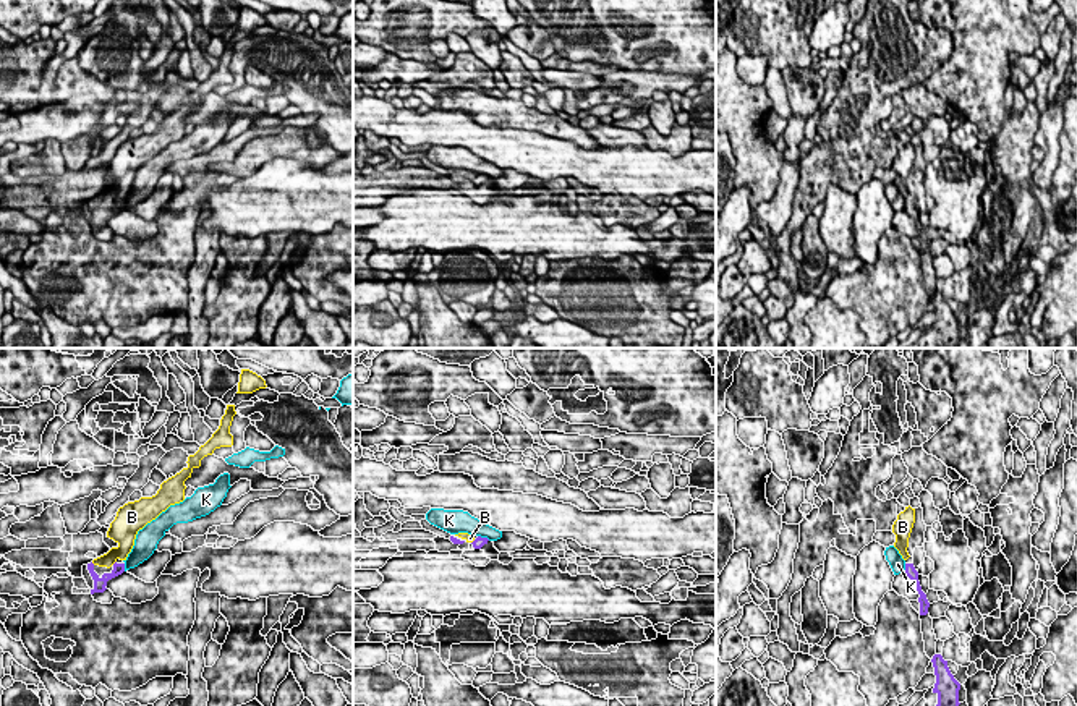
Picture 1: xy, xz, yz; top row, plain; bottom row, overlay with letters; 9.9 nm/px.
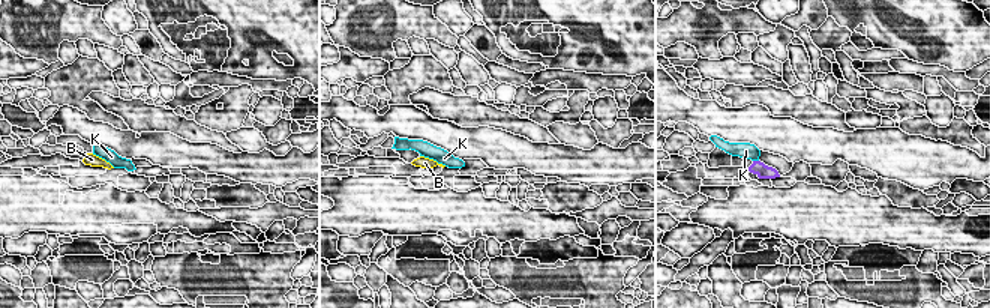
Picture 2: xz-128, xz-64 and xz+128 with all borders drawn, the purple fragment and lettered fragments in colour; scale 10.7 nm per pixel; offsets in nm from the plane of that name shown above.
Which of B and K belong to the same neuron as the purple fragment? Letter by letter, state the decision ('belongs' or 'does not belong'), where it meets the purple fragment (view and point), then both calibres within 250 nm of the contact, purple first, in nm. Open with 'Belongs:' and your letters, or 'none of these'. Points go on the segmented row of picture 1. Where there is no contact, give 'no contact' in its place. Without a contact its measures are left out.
Belongs: B
B: belongs | xz (473, 541) | 120/90 nm
K: does not belong | yz (906, 569) | 120/160 nm

